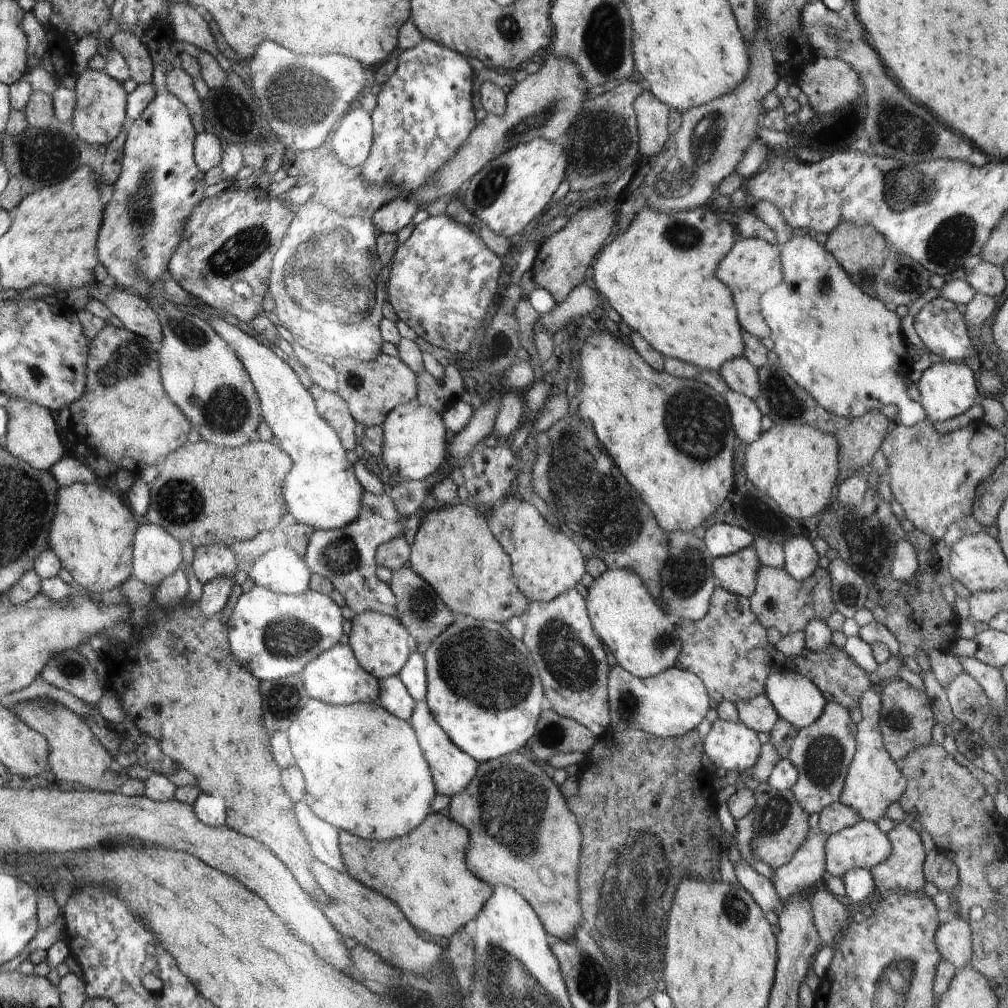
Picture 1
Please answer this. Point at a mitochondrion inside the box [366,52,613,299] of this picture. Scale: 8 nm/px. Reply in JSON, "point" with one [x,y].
{"point":[531,123]}

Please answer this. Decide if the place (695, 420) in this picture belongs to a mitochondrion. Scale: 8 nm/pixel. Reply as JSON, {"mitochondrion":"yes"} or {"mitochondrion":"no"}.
{"mitochondrion":"yes"}

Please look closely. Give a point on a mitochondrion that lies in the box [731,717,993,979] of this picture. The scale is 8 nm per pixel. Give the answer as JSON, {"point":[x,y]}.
{"point":[823,760]}

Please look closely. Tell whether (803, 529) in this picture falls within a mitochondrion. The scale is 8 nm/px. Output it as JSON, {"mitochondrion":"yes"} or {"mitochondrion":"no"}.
{"mitochondrion":"no"}

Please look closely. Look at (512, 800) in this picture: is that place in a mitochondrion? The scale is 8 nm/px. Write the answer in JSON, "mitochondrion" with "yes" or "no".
{"mitochondrion":"yes"}

